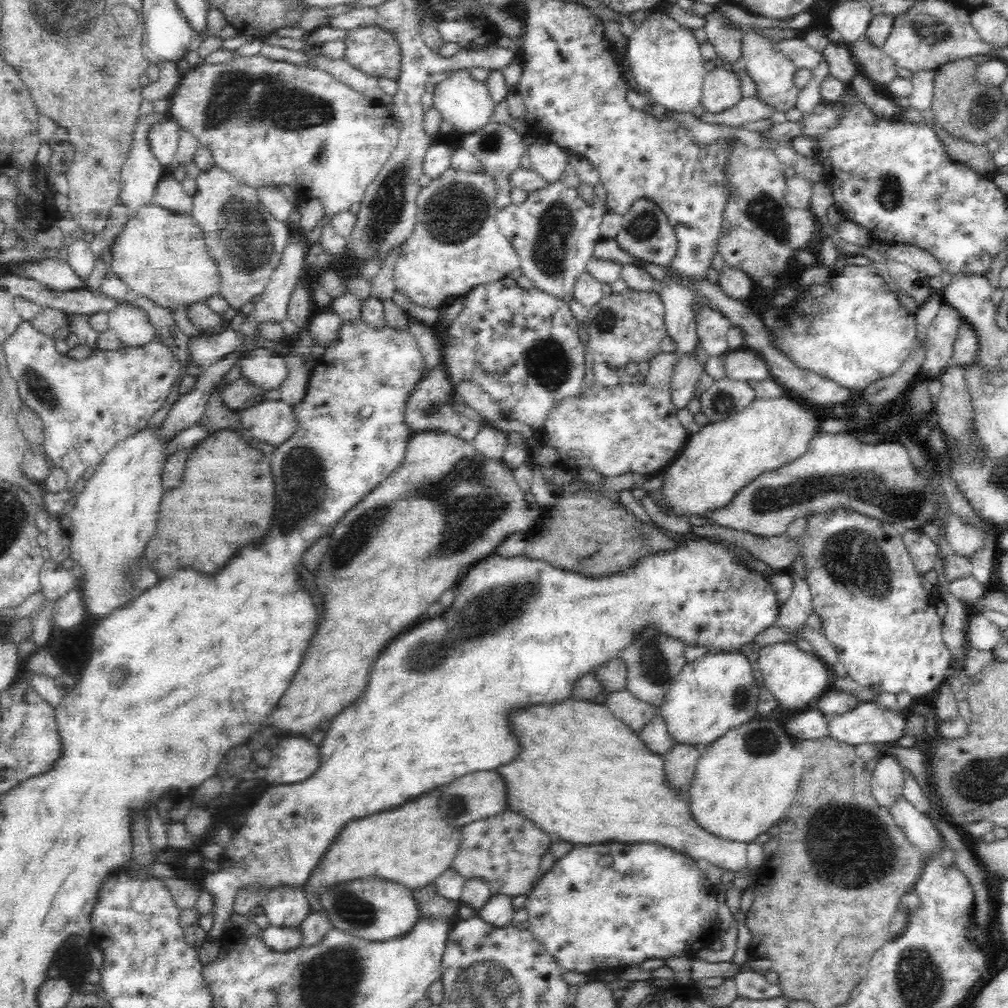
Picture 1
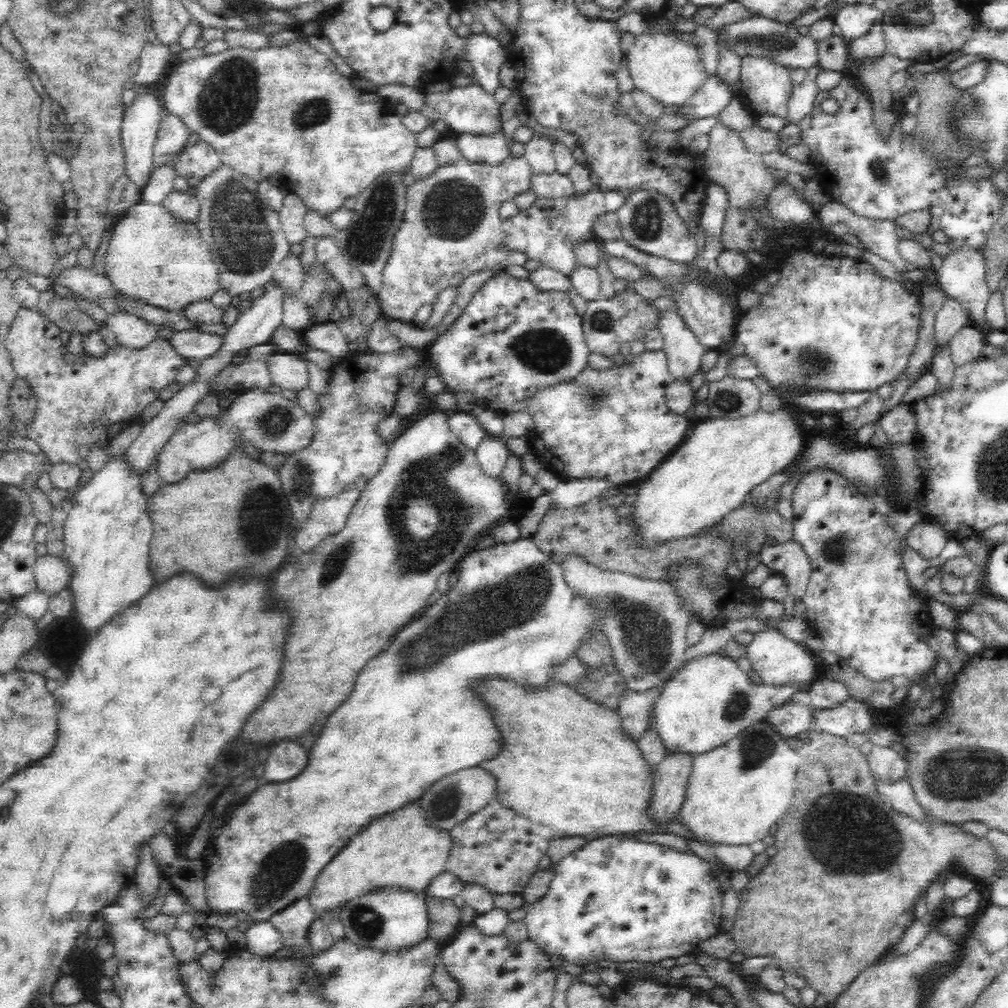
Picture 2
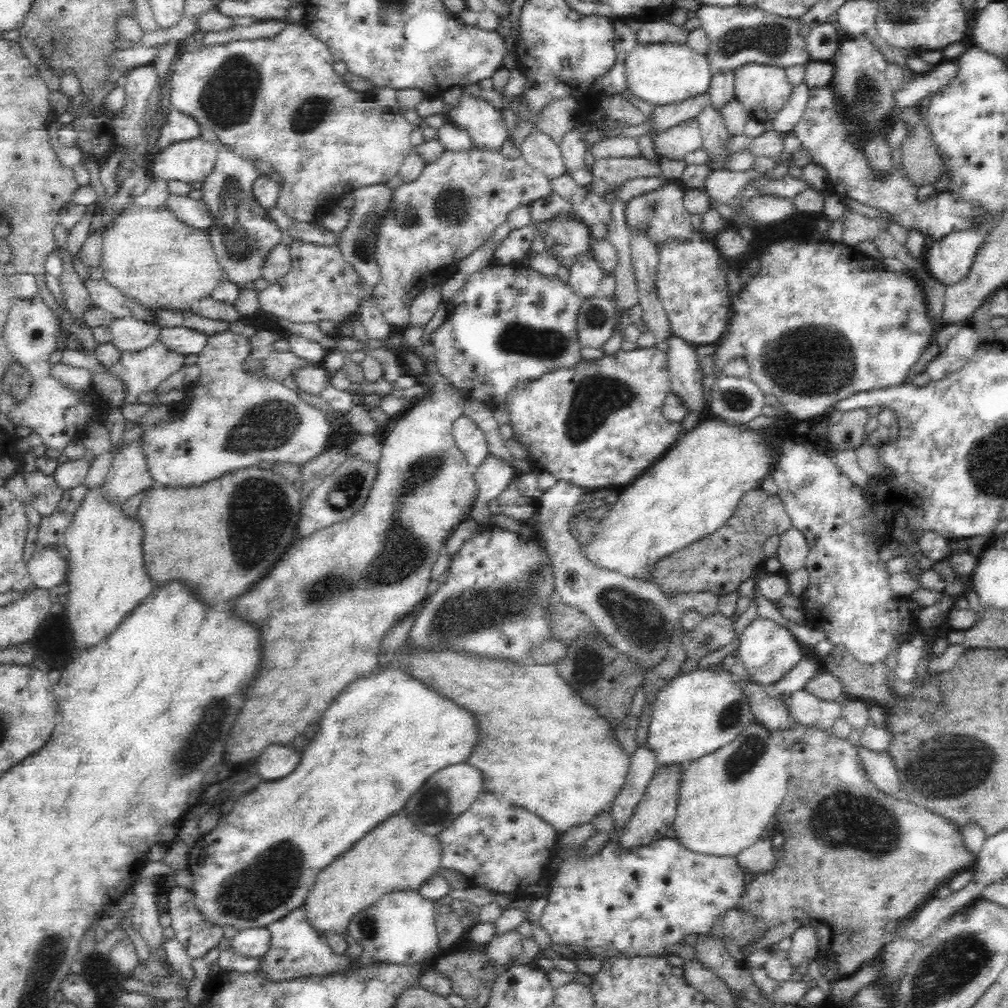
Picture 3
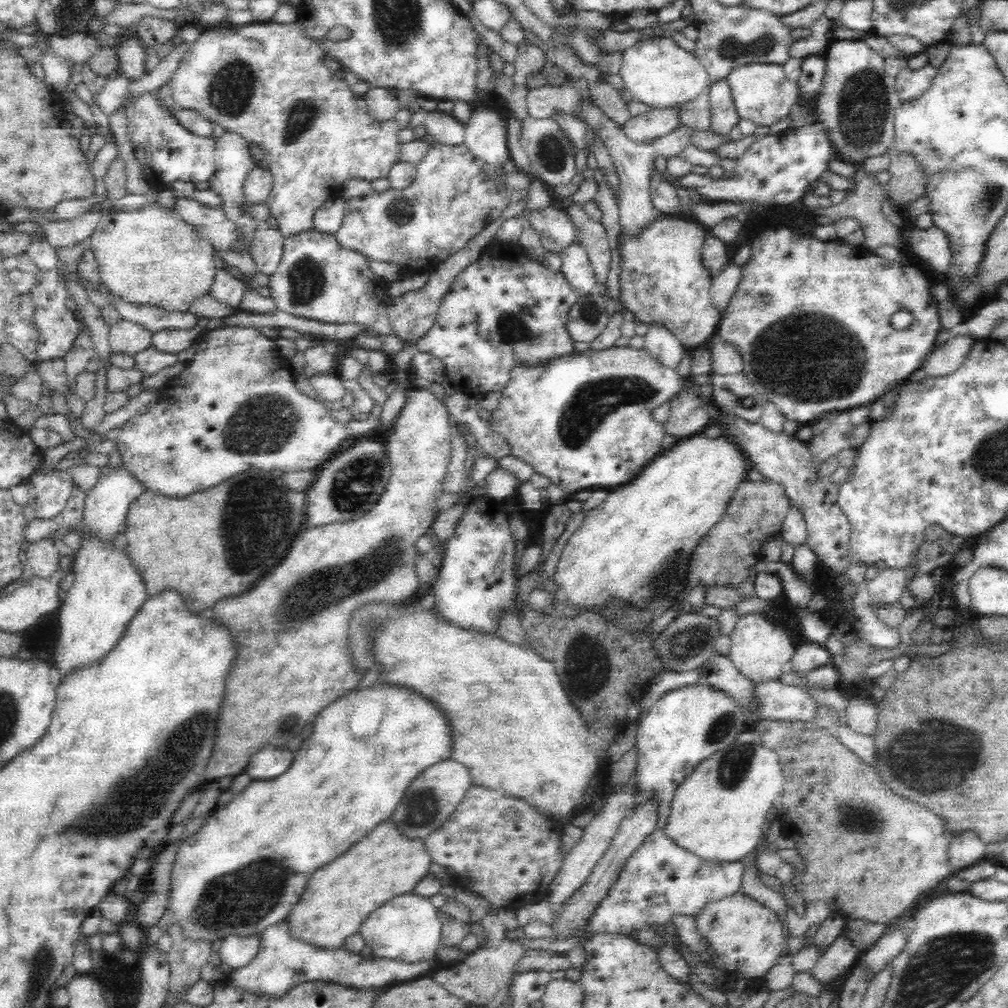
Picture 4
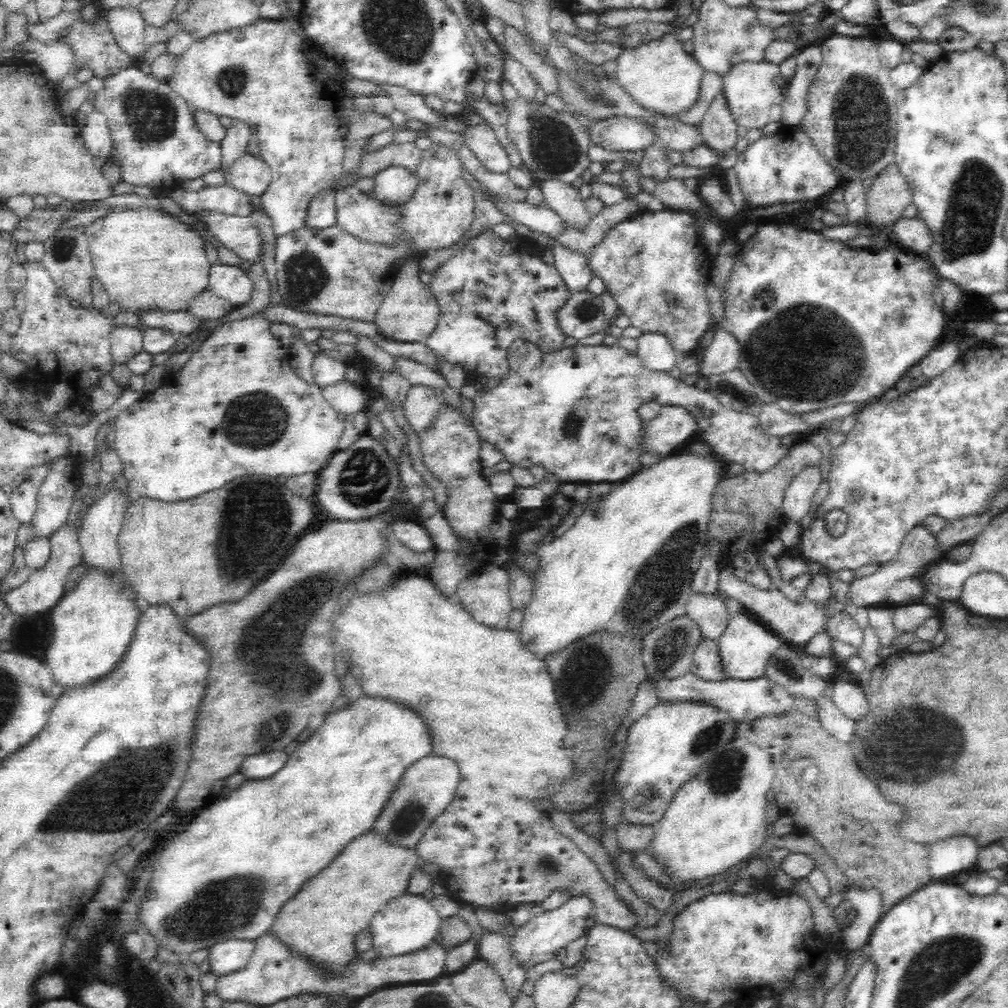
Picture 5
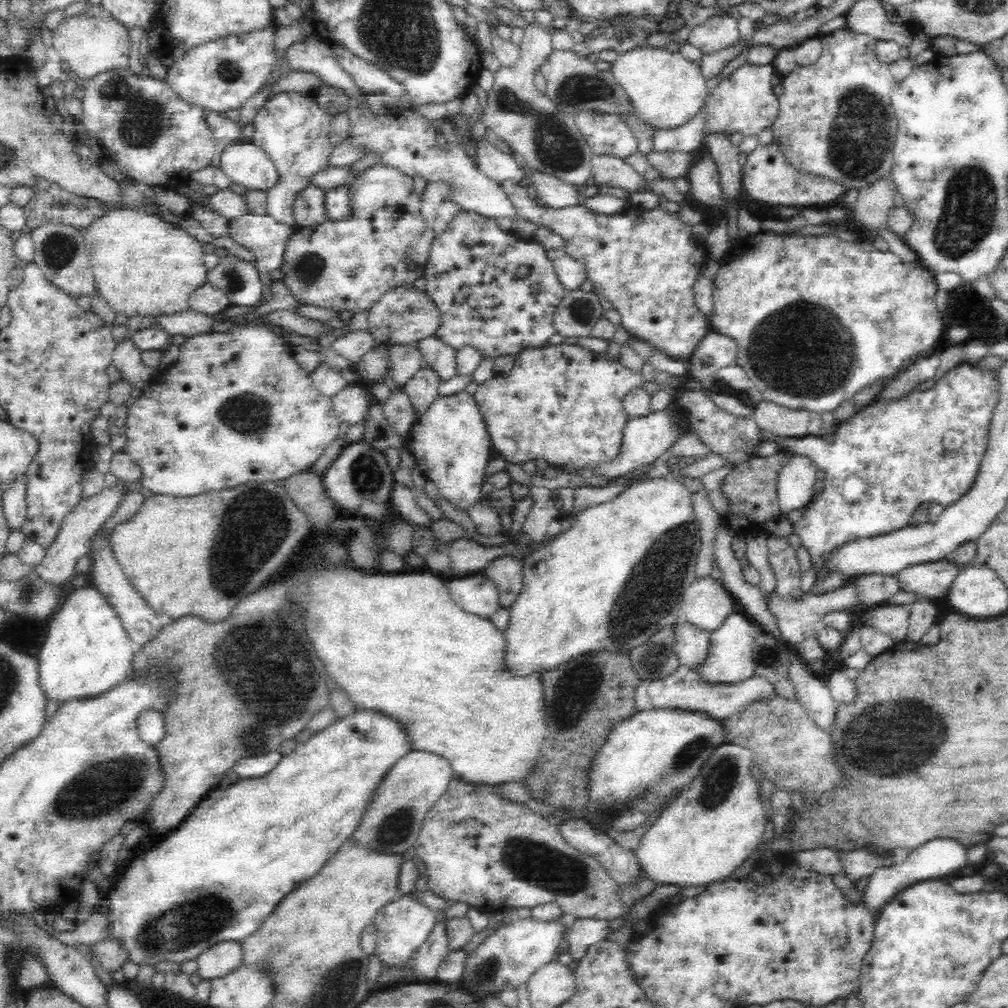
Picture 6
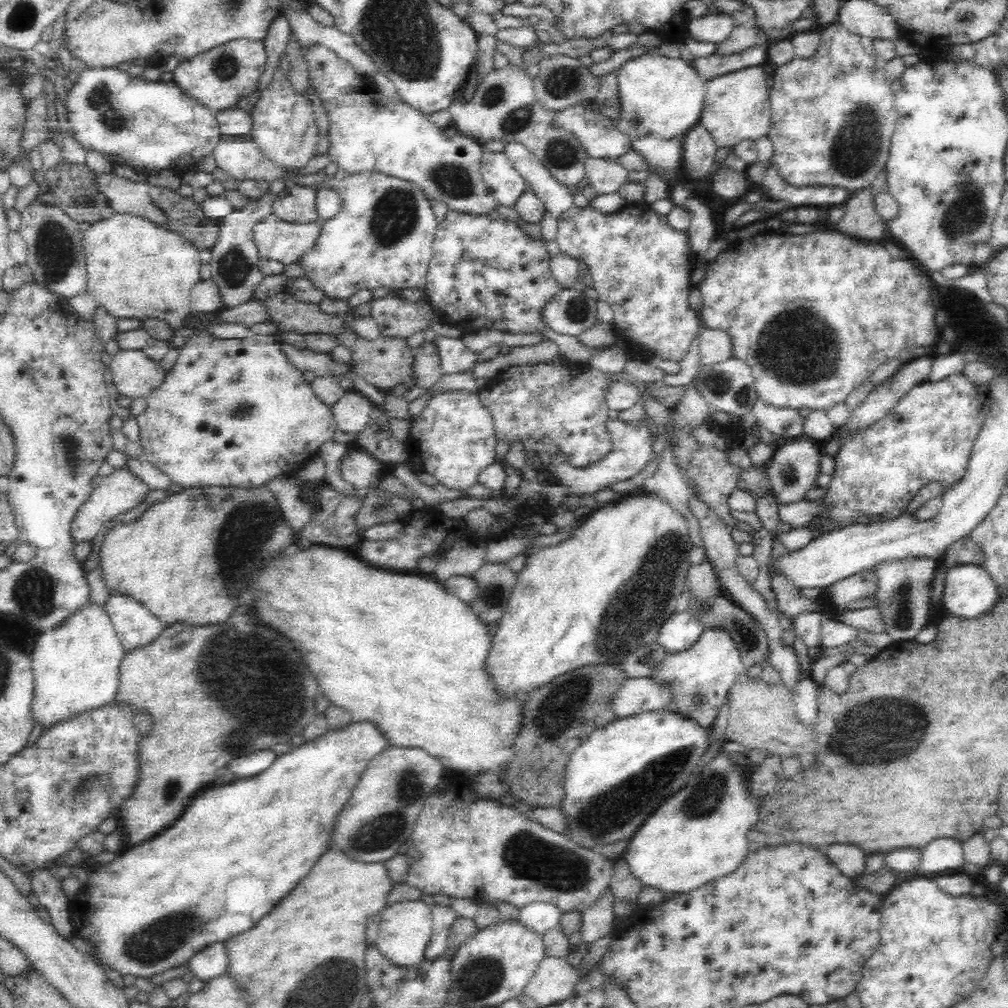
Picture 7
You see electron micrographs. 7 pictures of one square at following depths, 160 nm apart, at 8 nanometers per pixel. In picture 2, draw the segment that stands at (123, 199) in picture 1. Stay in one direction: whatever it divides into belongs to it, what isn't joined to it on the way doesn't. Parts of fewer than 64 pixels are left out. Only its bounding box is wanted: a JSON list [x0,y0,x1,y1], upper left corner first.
[121,87,162,192]

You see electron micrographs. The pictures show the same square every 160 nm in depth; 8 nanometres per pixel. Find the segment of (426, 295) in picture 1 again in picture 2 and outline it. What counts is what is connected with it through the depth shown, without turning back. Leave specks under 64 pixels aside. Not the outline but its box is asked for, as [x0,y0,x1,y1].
[377,156,533,324]

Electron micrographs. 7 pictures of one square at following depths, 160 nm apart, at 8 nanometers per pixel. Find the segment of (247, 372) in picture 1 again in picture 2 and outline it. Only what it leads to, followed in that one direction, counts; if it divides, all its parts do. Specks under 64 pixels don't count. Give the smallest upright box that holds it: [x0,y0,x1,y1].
[265,353,310,392]

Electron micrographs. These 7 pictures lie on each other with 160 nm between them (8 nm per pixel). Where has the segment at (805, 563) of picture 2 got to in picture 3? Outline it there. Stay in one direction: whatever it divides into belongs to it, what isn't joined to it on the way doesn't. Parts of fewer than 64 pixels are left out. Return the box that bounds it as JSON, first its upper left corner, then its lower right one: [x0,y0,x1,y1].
[776,525,809,571]

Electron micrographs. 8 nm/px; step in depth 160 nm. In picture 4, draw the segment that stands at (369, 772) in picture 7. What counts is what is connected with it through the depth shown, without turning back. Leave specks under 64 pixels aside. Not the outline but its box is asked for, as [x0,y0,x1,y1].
[390,758,471,840]

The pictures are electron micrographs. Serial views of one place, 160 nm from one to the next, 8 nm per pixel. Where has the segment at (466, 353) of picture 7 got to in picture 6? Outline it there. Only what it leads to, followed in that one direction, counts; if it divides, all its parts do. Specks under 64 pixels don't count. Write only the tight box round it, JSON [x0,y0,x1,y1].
[417,334,458,380]

